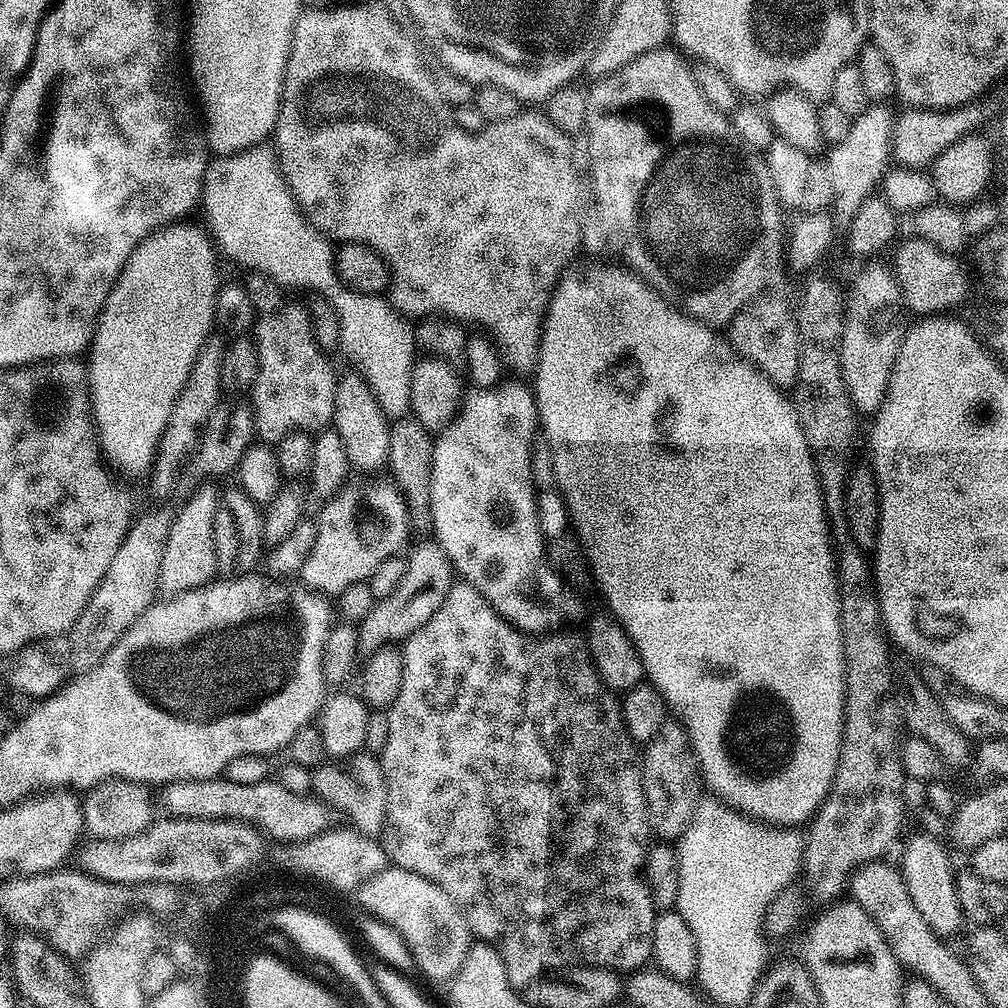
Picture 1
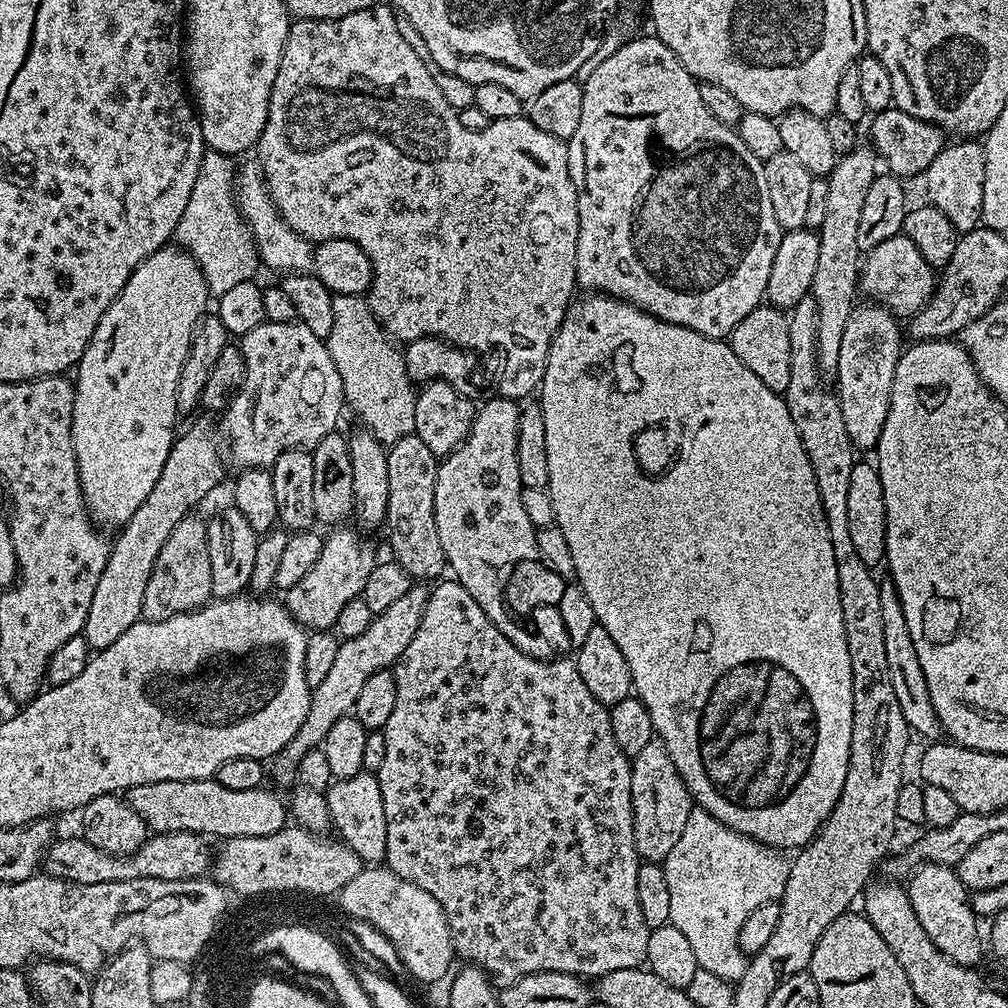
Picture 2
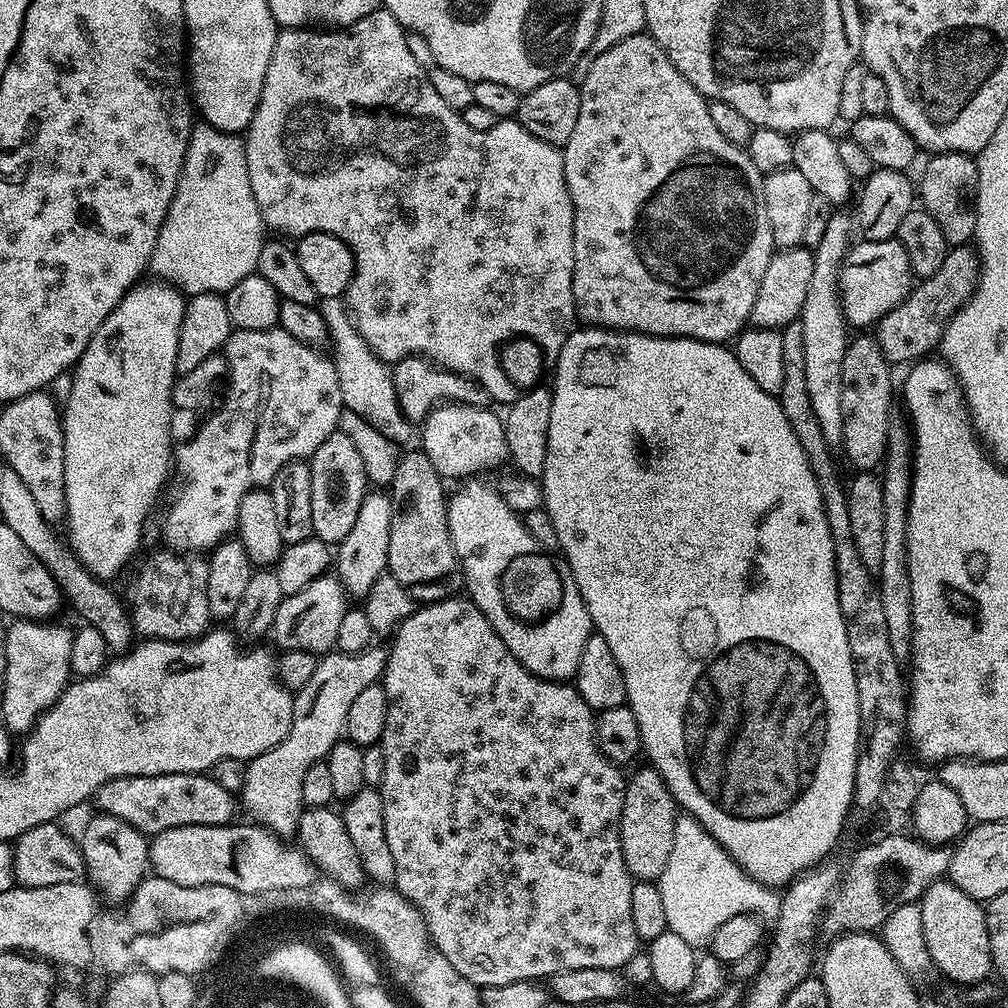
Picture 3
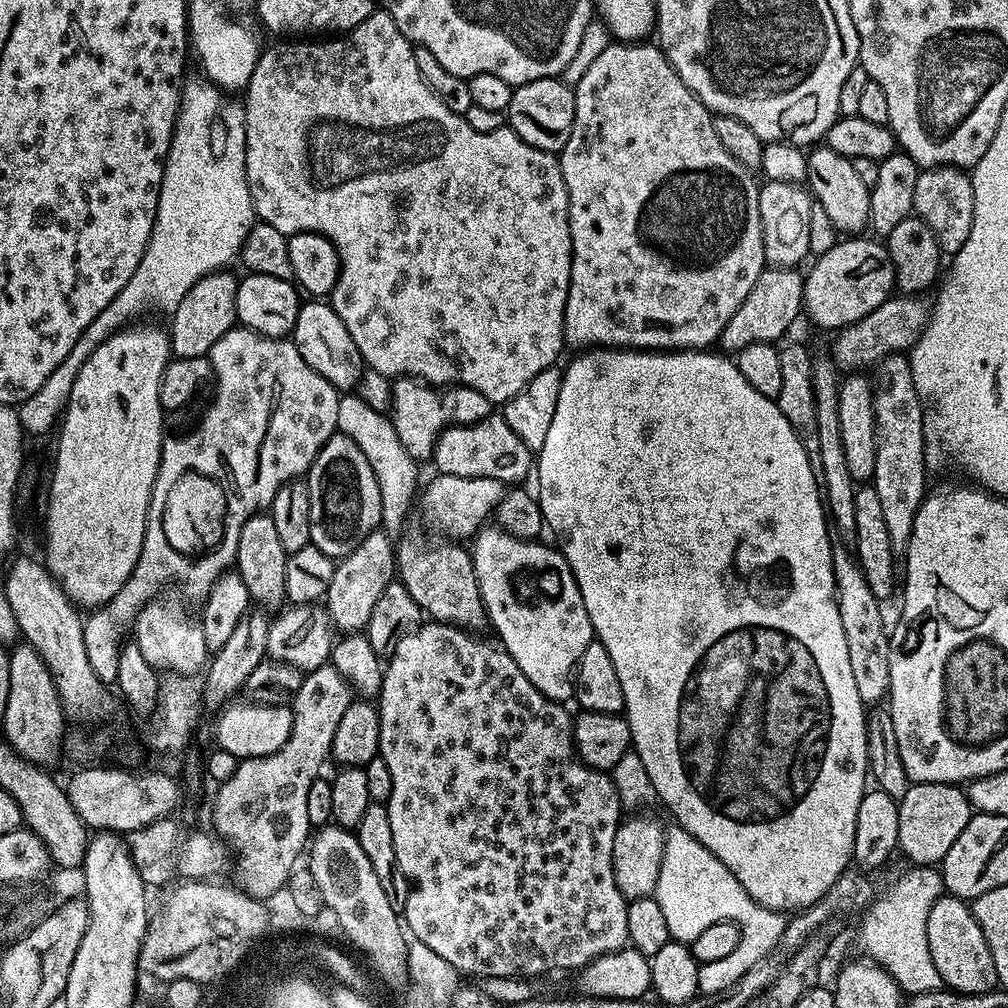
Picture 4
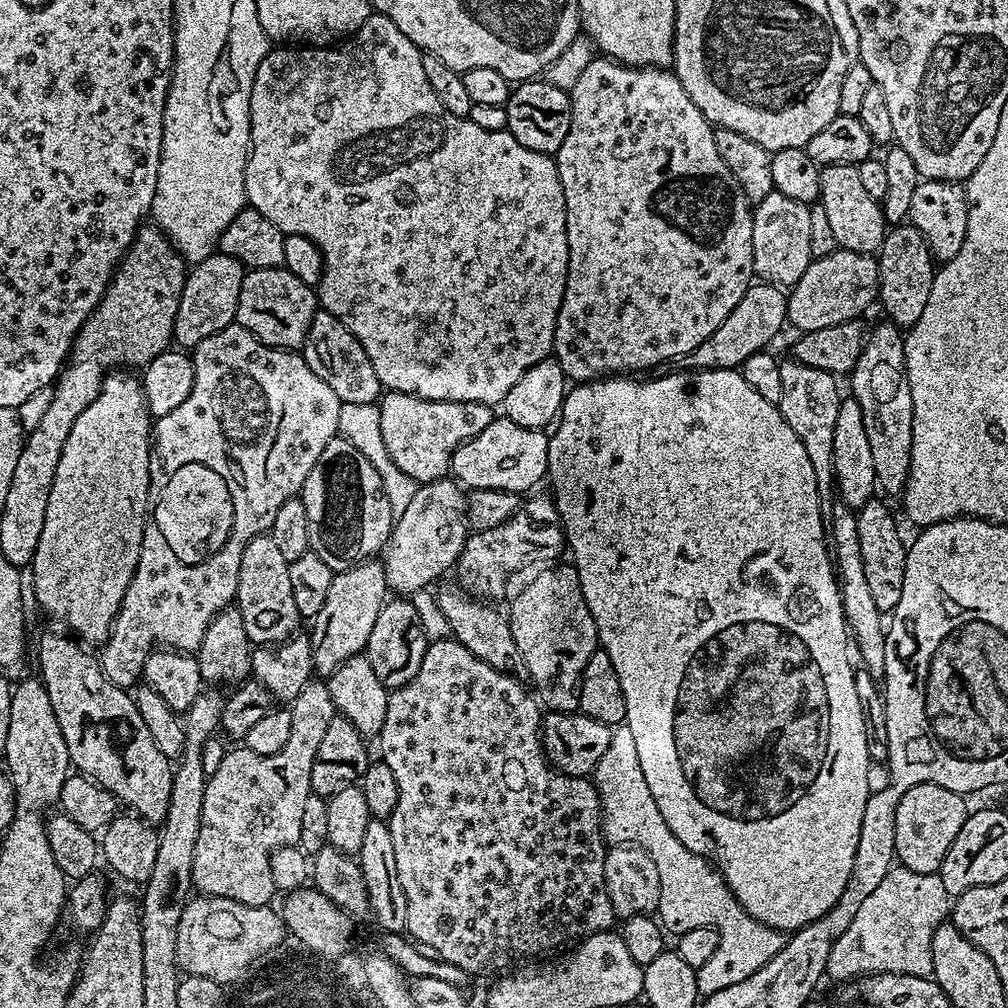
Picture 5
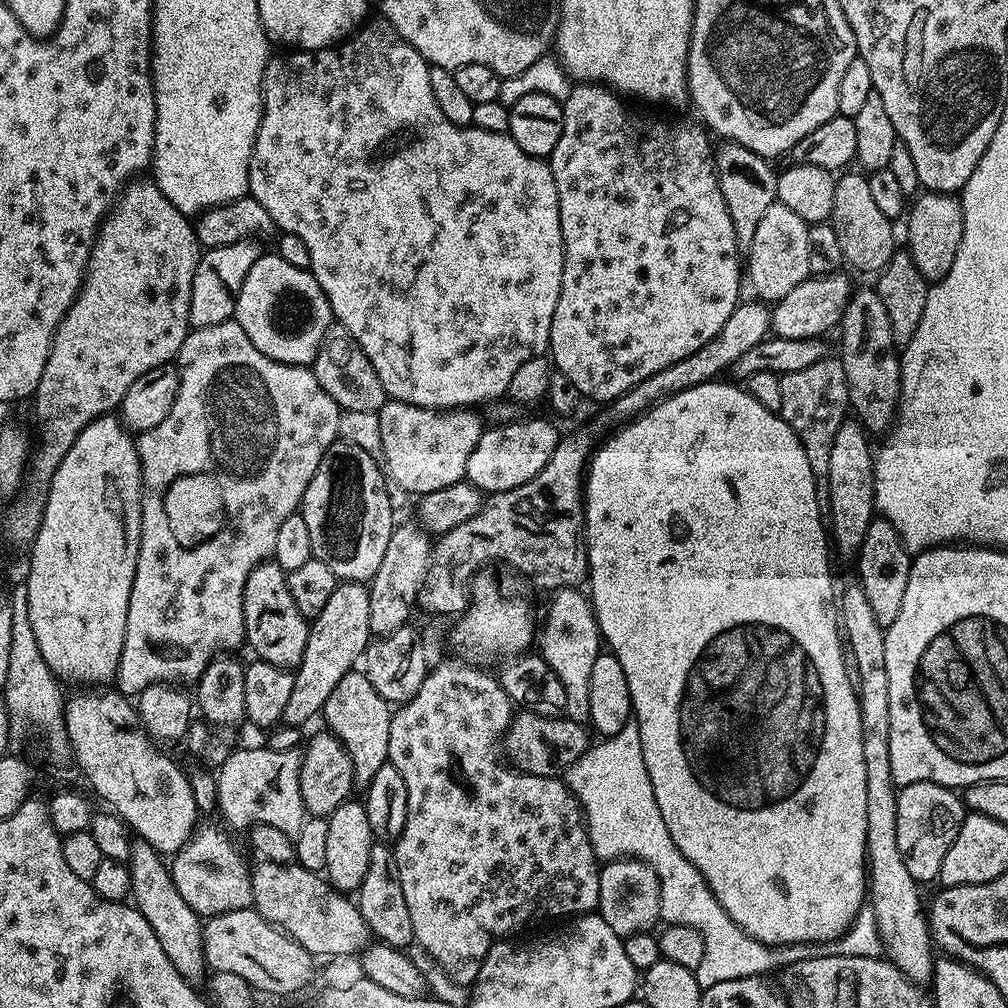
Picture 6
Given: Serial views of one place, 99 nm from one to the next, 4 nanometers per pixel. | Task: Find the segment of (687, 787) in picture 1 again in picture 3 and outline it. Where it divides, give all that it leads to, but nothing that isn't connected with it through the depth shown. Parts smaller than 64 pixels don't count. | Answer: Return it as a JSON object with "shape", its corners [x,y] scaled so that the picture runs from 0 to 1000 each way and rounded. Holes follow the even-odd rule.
{"shape":[[[646,760],[638,761],[628,770],[624,769],[621,774],[615,813],[615,834],[617,851],[628,874],[651,875],[654,874],[657,863],[661,863],[661,855],[665,855],[665,843],[669,843],[673,799],[651,763]]]}

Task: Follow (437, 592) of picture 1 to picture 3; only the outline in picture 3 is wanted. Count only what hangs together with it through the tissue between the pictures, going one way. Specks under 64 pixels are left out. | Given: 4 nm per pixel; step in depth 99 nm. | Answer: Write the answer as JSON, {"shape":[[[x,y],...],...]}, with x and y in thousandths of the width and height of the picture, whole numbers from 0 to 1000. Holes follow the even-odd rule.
{"shape":[[[366,641],[359,647],[339,647],[330,645],[314,658],[312,670],[308,672],[308,677],[300,681],[298,687],[293,688],[290,696],[290,719],[280,732],[276,740],[264,744],[258,750],[245,755],[243,764],[243,776],[236,787],[236,798],[247,814],[253,815],[257,820],[265,821],[268,825],[273,825],[279,831],[290,831],[294,828],[294,820],[298,815],[298,808],[303,800],[300,796],[300,772],[304,772],[304,764],[308,760],[318,757],[324,751],[325,745],[341,730],[343,720],[343,708],[347,708],[347,700],[363,681],[374,678],[381,667],[381,662],[386,662],[387,647],[381,643]]]}

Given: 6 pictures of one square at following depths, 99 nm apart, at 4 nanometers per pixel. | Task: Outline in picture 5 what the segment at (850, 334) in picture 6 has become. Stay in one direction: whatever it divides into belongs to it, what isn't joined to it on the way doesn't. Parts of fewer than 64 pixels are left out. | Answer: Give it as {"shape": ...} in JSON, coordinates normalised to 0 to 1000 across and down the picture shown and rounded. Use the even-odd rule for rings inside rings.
{"shape":[[[884,319],[864,322],[857,334],[855,349],[843,370],[844,396],[855,403],[855,420],[863,438],[863,451],[867,453],[867,466],[872,487],[878,493],[892,493],[897,486],[903,466],[903,442],[907,407],[903,399],[901,372],[897,370],[897,333]],[[881,491],[881,492],[880,492]]]}

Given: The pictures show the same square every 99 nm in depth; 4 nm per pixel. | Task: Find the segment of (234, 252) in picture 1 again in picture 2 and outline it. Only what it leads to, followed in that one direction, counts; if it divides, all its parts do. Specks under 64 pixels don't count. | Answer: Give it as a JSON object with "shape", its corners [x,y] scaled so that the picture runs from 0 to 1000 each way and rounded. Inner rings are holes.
{"shape":[[[239,174],[233,180],[234,197],[242,217],[246,220],[246,226],[250,229],[250,235],[254,241],[254,247],[258,253],[258,261],[264,267],[271,266],[277,272],[287,270],[305,270],[310,265],[311,243],[306,242],[305,233],[288,228],[284,220],[279,216],[278,209],[272,204],[272,200],[266,191],[266,186],[262,183],[261,174],[246,176]],[[330,294],[331,321],[324,335],[325,350],[335,363],[339,375],[341,400],[354,413],[356,420],[366,425],[377,439],[388,442],[395,435],[408,433],[411,423],[413,389],[403,371],[400,348],[387,336],[371,315],[361,294]]]}

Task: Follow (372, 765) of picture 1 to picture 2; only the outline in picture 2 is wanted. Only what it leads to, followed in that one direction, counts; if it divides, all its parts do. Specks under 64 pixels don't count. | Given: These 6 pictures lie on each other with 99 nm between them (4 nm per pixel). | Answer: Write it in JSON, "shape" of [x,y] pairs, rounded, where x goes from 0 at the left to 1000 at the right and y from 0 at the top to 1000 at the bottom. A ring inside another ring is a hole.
{"shape":[[[362,764],[347,772],[330,773],[323,789],[332,828],[347,839],[347,843],[351,843],[362,858],[380,858],[383,847],[383,800],[379,800],[376,769]]]}

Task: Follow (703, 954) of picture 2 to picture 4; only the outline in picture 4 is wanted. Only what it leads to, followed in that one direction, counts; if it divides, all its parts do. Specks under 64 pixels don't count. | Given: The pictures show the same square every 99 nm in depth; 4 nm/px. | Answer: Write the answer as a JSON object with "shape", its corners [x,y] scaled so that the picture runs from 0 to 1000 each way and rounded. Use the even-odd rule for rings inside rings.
{"shape":[[[667,815],[662,818],[659,830],[659,846],[657,847],[657,863],[653,867],[653,879],[650,886],[653,899],[657,899],[657,908],[661,911],[661,919],[665,922],[667,933],[686,935],[700,923],[700,919],[708,919],[708,915],[722,913],[734,920],[732,938],[720,950],[712,954],[694,957],[692,962],[693,987],[712,986],[712,982],[722,982],[756,950],[766,945],[768,925],[766,929],[766,913],[768,906],[760,899],[748,895],[744,887],[720,863],[720,859],[692,831],[681,827],[674,817]]]}

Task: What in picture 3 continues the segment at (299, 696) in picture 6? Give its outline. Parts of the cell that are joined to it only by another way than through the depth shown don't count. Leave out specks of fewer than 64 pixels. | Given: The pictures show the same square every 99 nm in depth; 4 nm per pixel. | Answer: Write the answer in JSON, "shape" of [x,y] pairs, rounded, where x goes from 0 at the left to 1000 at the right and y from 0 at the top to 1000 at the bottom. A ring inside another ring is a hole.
{"shape":[[[381,486],[366,487],[355,506],[355,514],[351,517],[347,530],[343,530],[343,534],[337,537],[331,548],[331,570],[346,592],[364,591],[371,577],[375,577],[375,573],[385,567],[388,517],[388,491]]]}

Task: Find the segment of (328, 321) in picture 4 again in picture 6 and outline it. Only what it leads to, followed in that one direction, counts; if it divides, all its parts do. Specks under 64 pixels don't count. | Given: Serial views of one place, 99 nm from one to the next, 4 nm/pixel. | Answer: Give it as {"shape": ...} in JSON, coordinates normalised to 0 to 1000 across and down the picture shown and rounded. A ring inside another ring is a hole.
{"shape":[[[330,323],[325,326],[308,364],[312,375],[315,375],[315,383],[319,383],[319,387],[323,387],[327,395],[331,395],[338,407],[376,410],[377,404],[381,402],[381,384],[379,379],[375,379],[375,371],[371,371],[371,363],[367,363],[367,355],[359,351],[359,343],[351,339],[351,335],[342,325]]]}

